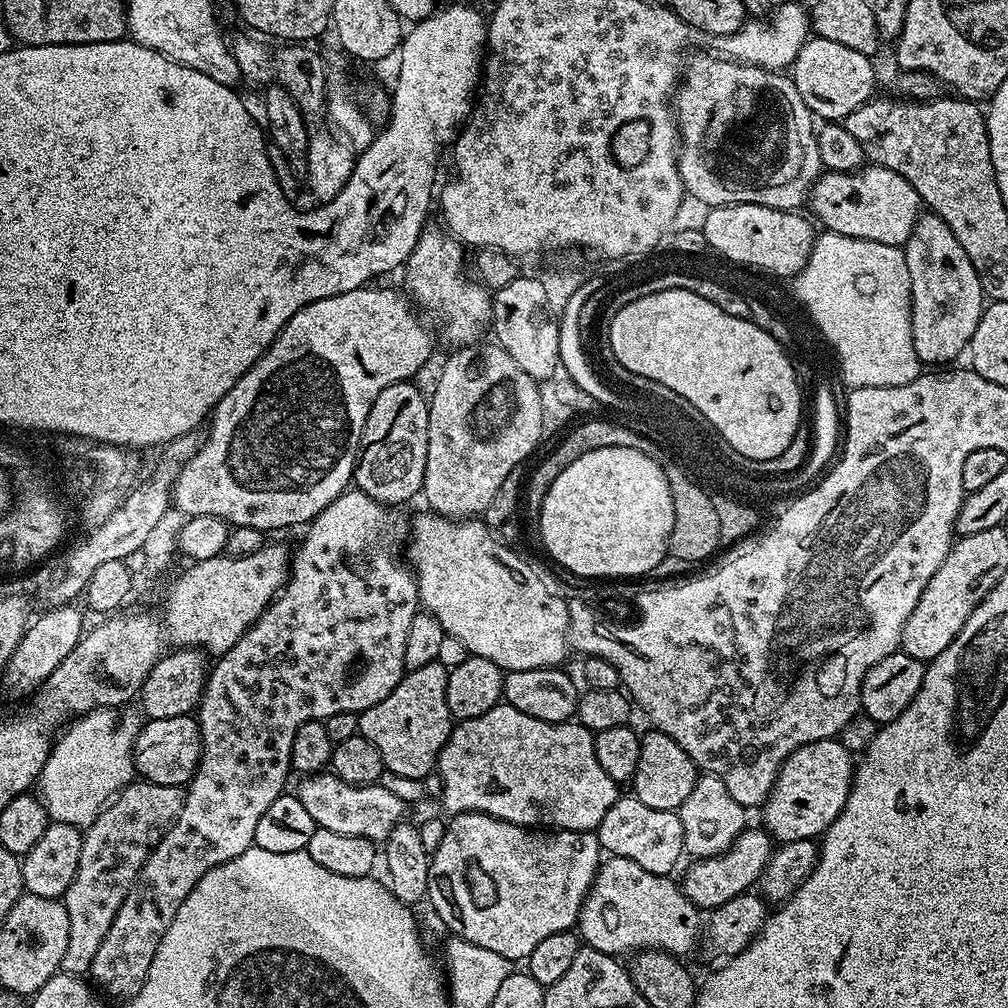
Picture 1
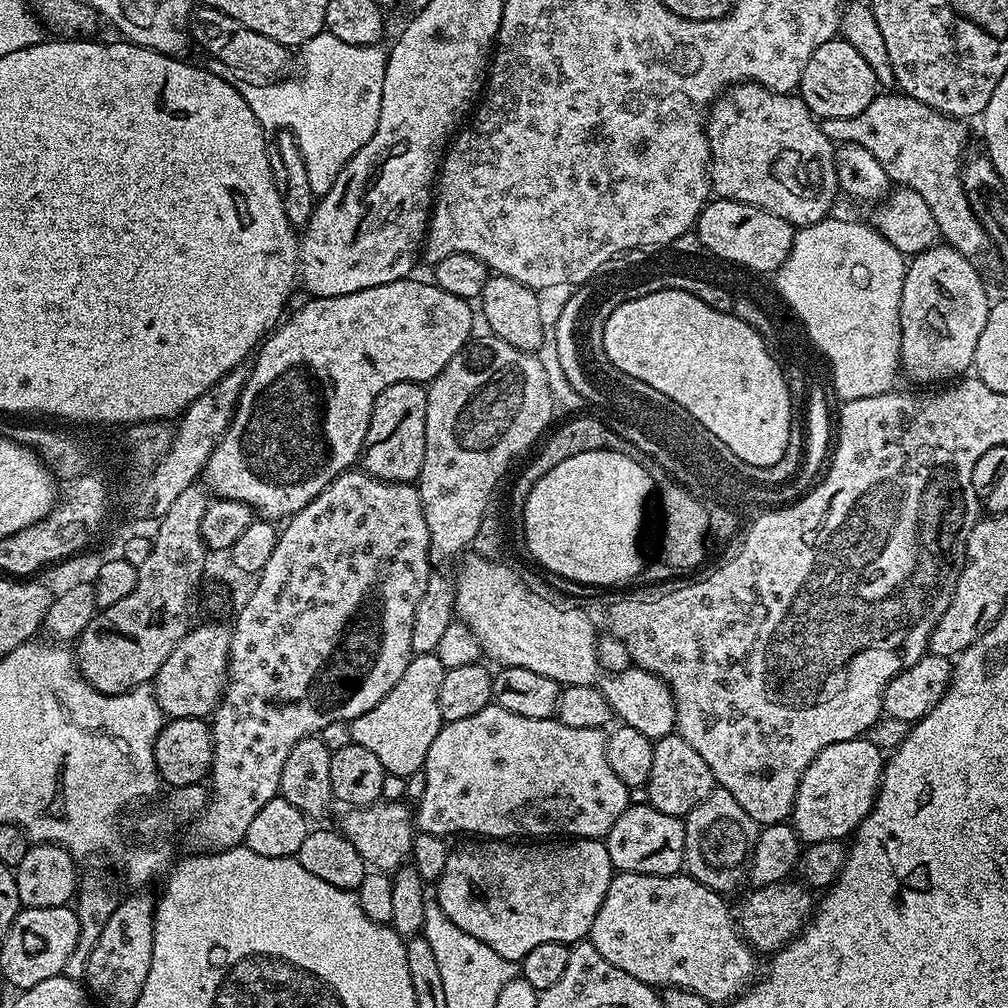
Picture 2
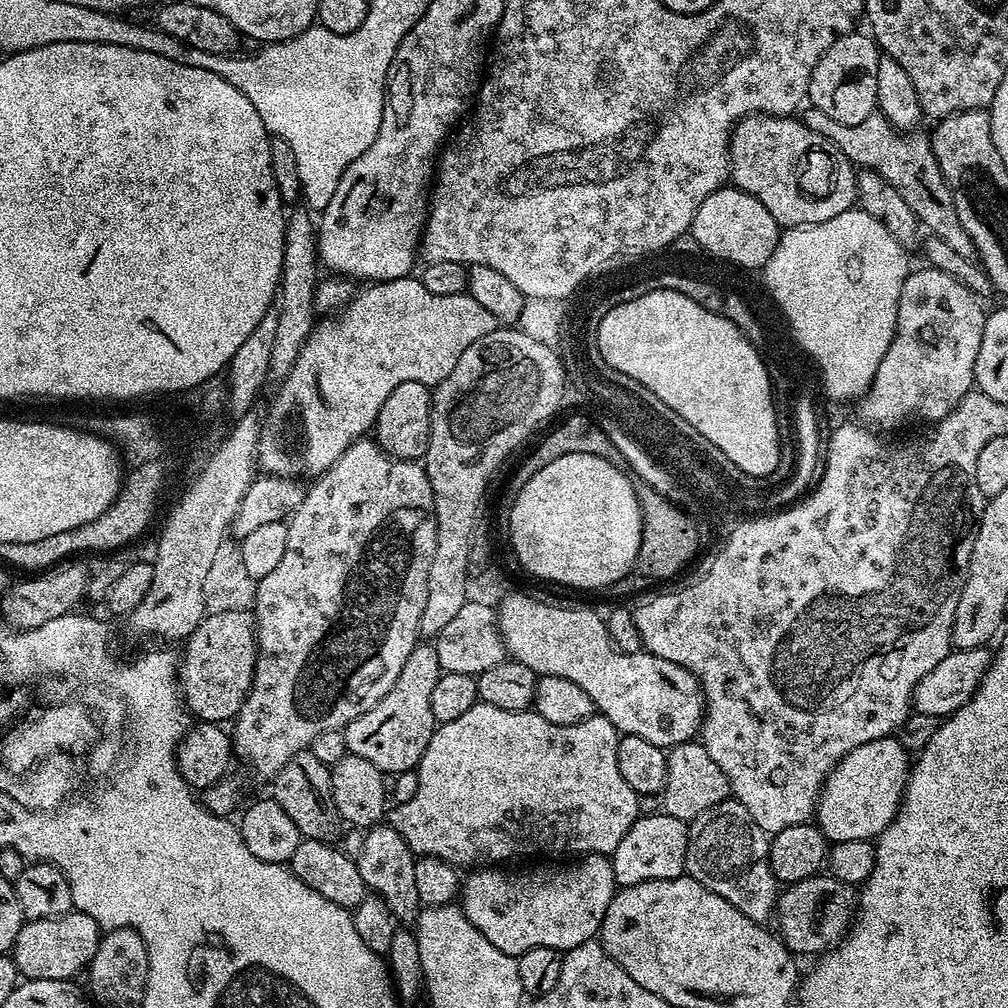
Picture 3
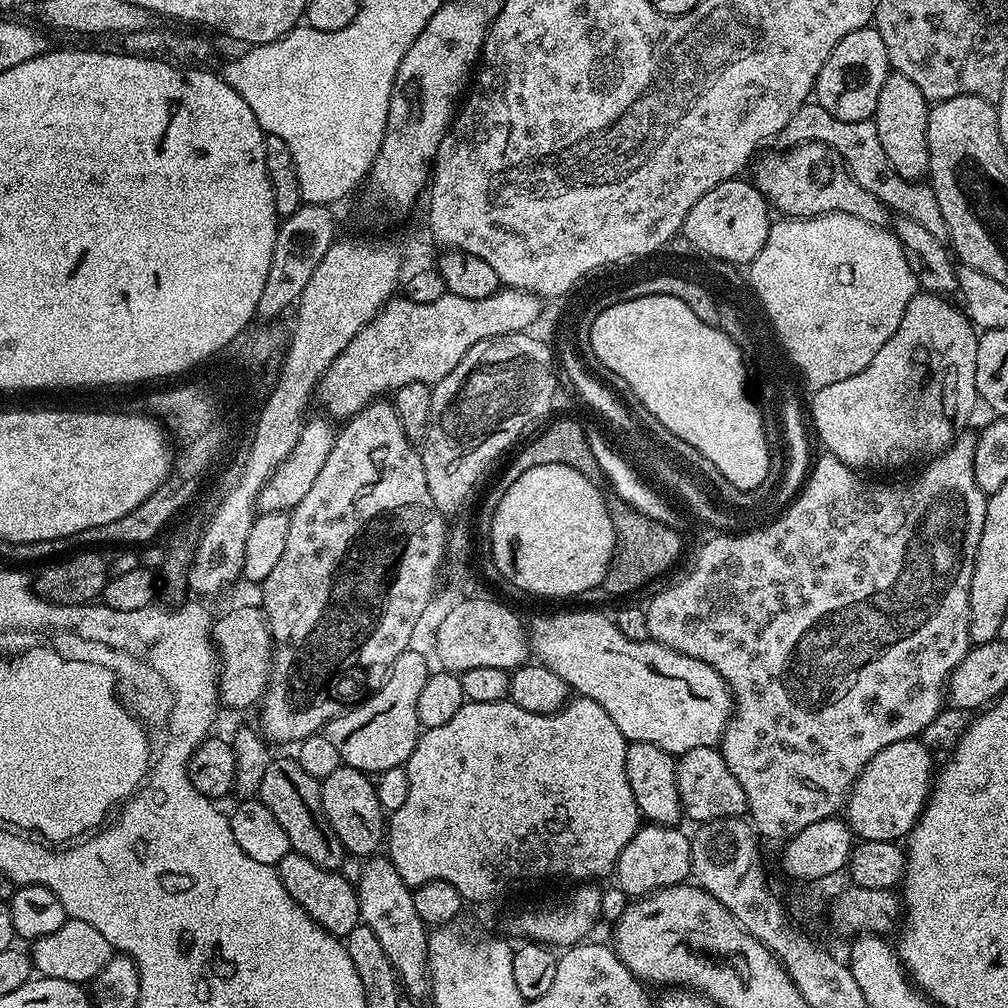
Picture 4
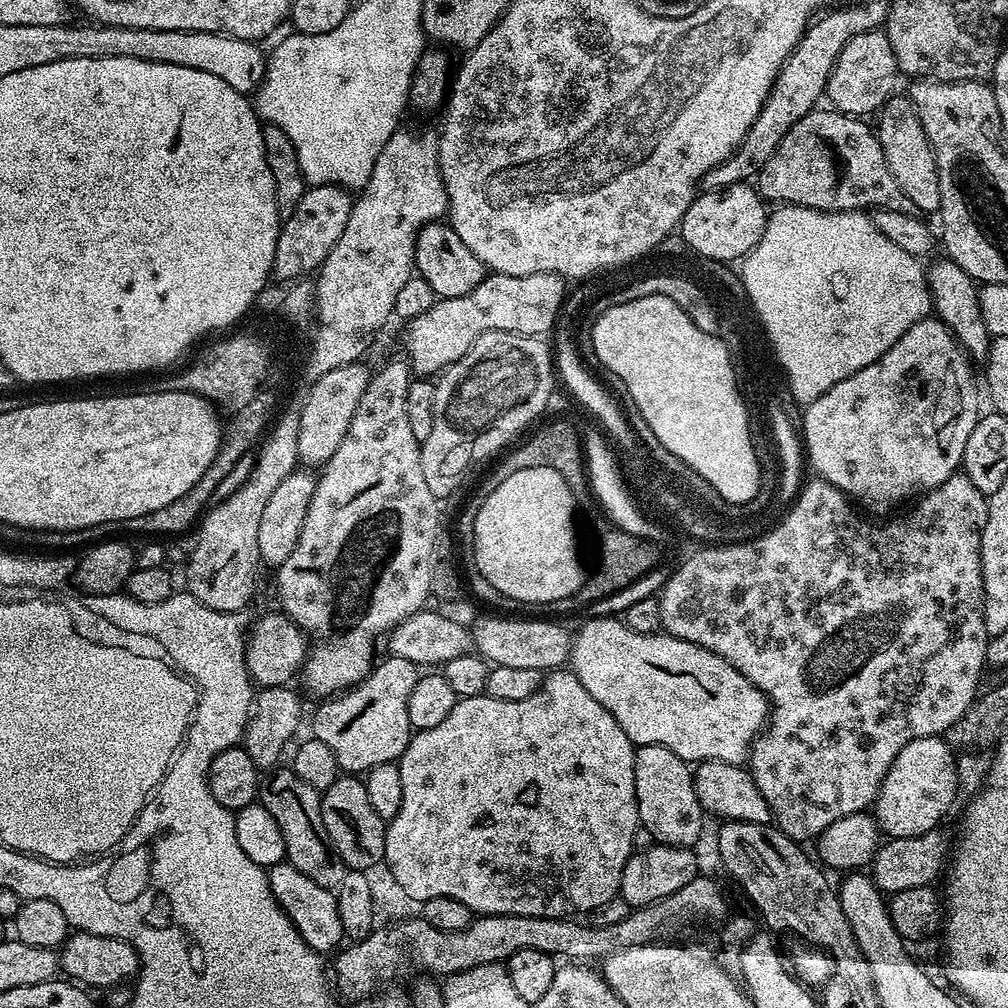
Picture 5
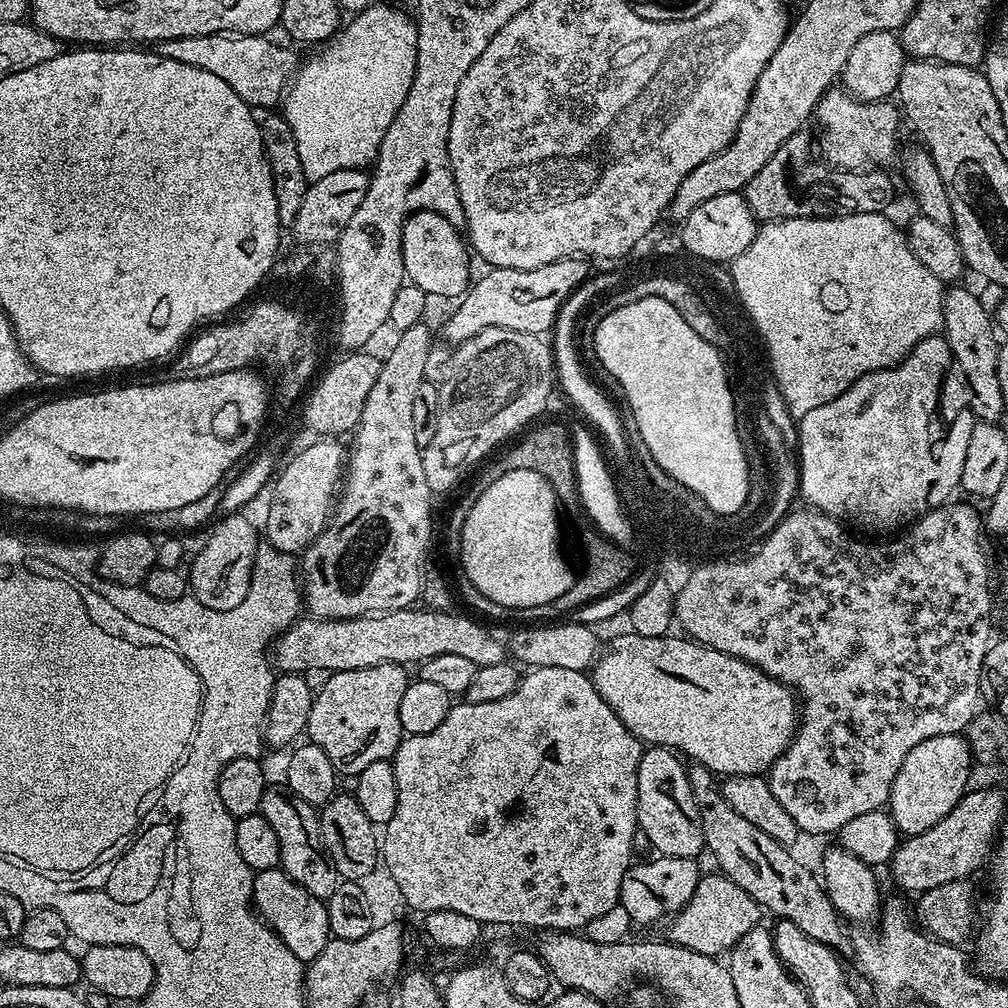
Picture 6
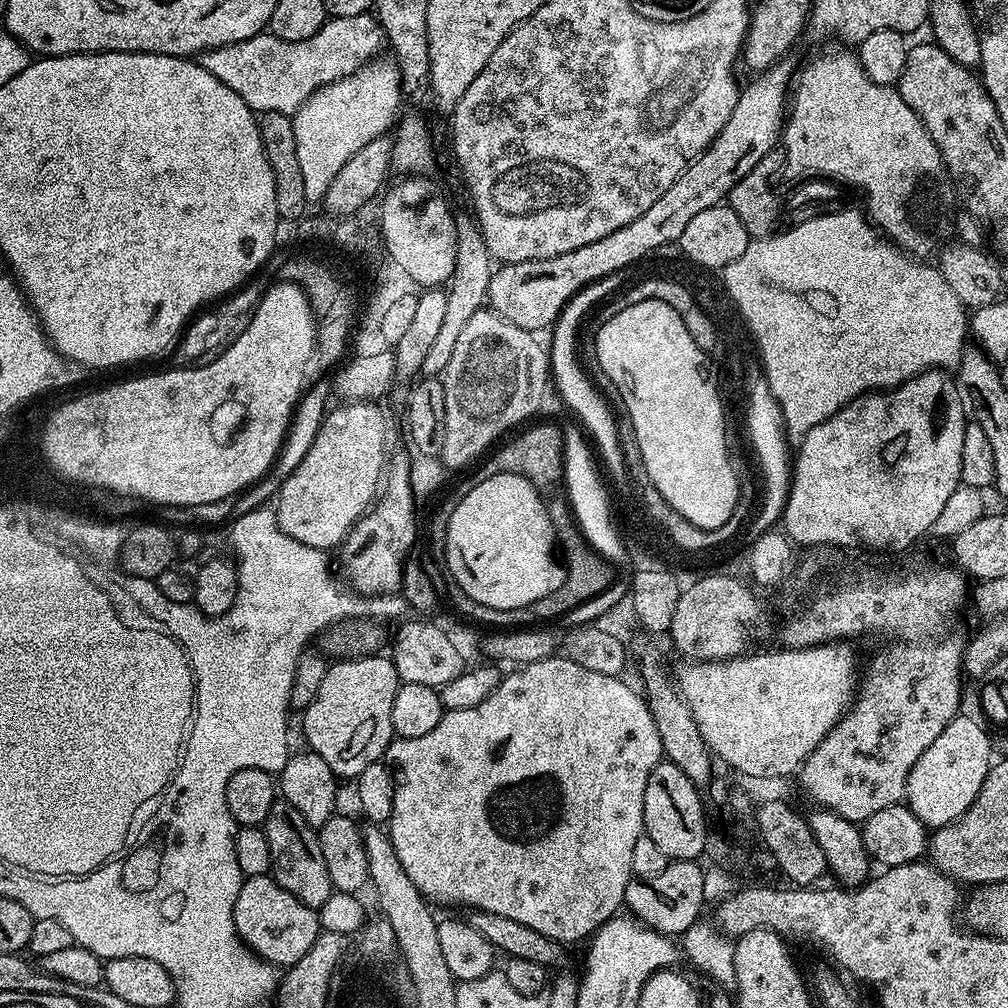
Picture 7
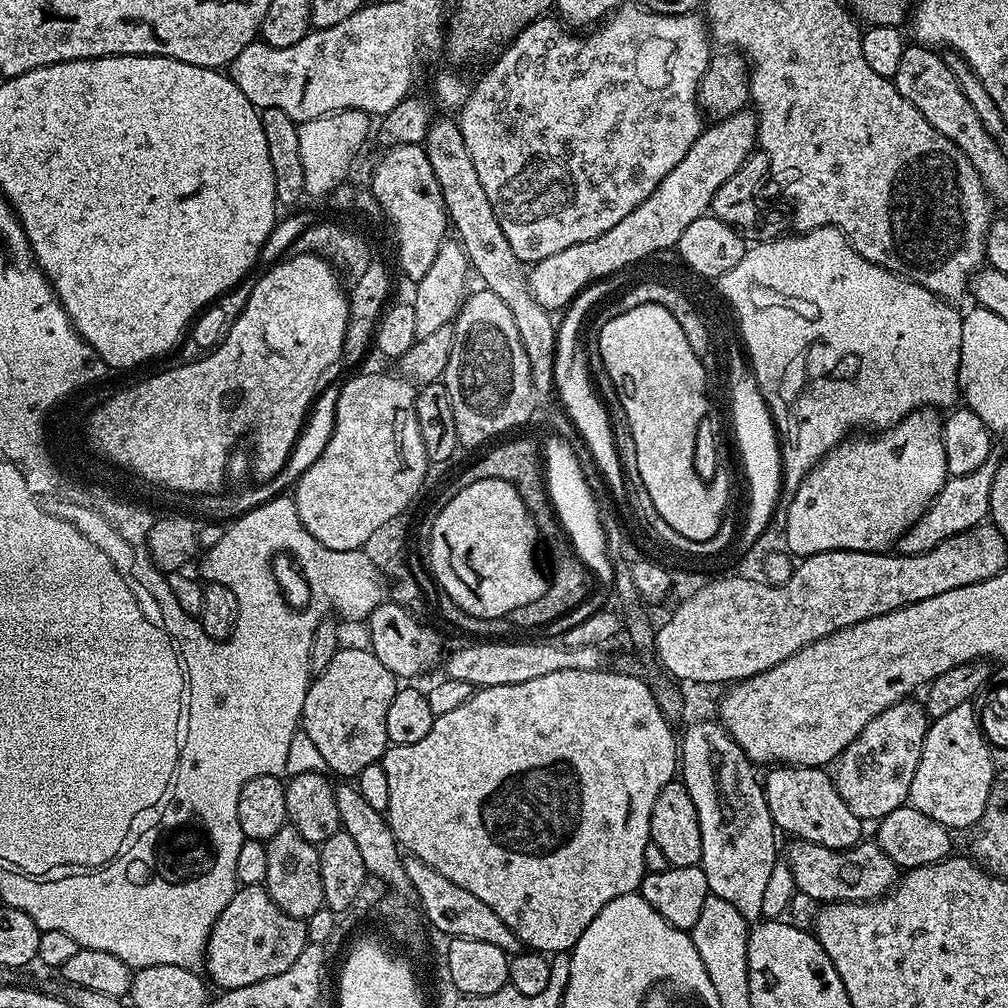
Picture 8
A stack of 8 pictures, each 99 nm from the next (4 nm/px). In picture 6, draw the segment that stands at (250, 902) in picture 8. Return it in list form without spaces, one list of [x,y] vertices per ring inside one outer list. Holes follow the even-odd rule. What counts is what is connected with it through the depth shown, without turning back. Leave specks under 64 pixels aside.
[[[283,868],[262,870],[253,875],[252,903],[268,927],[280,935],[282,942],[286,942],[286,946],[290,946],[300,960],[311,962],[322,954],[322,950],[326,950],[332,936],[327,903],[314,898],[310,890],[298,886],[298,882],[290,879]]]

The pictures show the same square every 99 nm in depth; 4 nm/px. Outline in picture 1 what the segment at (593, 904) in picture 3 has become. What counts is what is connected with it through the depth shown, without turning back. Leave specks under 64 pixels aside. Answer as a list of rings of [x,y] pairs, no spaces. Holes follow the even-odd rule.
[[[457,812],[447,821],[442,842],[438,842],[438,850],[430,856],[430,882],[428,883],[427,903],[432,903],[436,916],[452,931],[453,937],[474,942],[474,946],[483,946],[486,950],[494,950],[494,954],[502,954],[502,958],[513,962],[527,961],[528,955],[538,946],[538,942],[550,938],[550,934],[569,931],[580,919],[580,907],[590,890],[600,868],[602,849],[600,838],[595,831],[565,832],[552,830],[545,834],[540,830],[529,830],[522,824],[511,824],[505,820],[494,818],[485,812]]]

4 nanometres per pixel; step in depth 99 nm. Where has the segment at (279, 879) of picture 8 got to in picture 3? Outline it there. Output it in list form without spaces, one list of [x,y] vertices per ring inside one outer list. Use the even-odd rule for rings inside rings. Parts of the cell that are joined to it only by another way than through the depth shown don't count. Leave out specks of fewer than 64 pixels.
[[[310,750],[294,754],[282,770],[273,776],[270,781],[270,798],[286,810],[286,815],[298,826],[301,837],[306,840],[335,841],[336,835],[342,829],[342,821],[338,814],[338,806],[334,806],[334,794],[332,793],[332,769],[329,765],[318,762]]]

